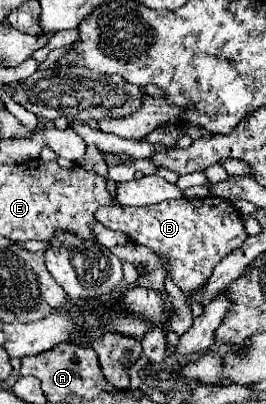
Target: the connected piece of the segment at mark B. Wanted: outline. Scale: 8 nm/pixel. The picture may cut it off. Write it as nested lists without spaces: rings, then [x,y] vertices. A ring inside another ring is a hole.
[[[182,197],[148,207],[110,205],[100,207],[100,211],[96,211],[96,219],[104,227],[126,233],[130,241],[146,245],[158,257],[166,259],[166,267],[172,281],[184,293],[200,291],[208,281],[208,277],[212,275],[214,265],[226,253],[232,253],[246,241],[240,213],[234,209],[230,201],[220,197],[204,197],[204,199]]]

